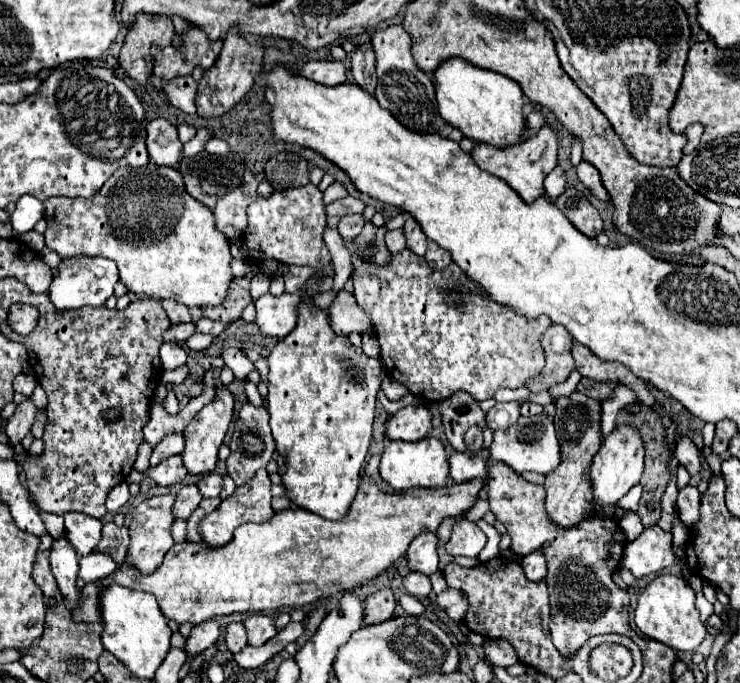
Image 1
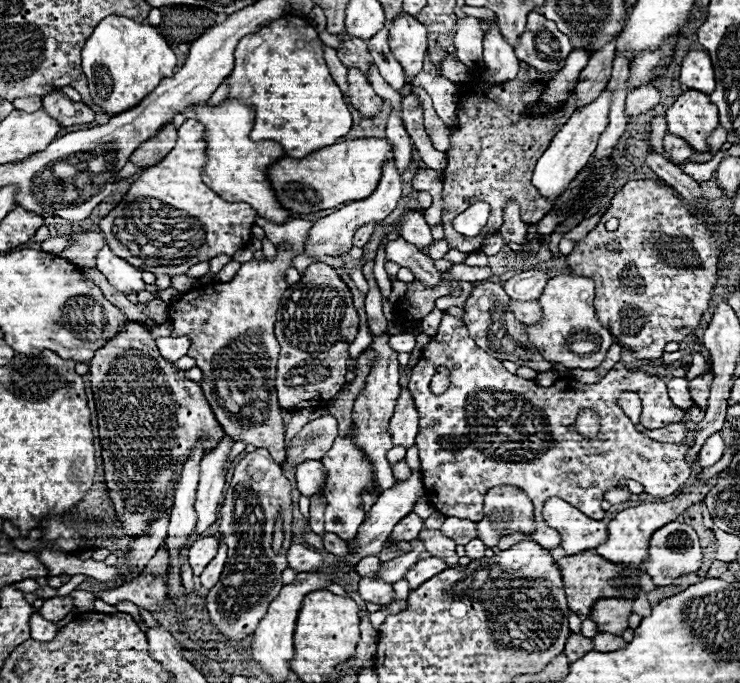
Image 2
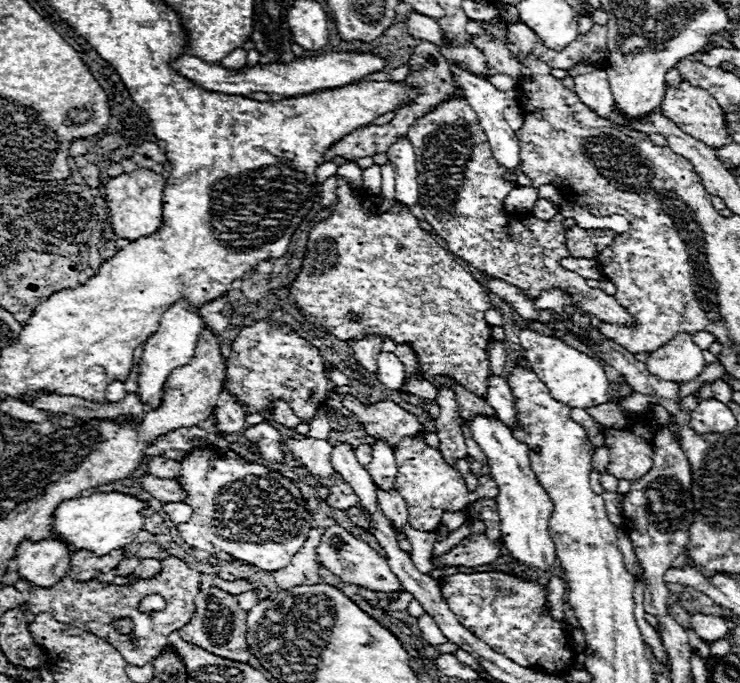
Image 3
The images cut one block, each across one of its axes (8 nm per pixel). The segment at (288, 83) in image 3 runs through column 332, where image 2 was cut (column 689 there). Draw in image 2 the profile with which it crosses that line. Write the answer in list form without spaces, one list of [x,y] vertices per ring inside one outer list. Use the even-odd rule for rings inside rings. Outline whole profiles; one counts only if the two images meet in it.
[[[700,50],[688,52],[682,60],[680,82],[690,90],[712,94],[714,92],[714,68],[712,68],[710,56]]]

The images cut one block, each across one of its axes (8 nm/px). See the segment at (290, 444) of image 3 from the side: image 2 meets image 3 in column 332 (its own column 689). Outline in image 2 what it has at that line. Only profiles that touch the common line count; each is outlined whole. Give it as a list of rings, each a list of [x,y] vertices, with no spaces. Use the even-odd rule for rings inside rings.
[[[444,314],[438,334],[432,336],[430,344],[424,348],[420,362],[412,368],[410,384],[414,406],[420,414],[420,430],[416,436],[416,448],[422,460],[422,478],[428,500],[434,508],[444,516],[456,516],[472,522],[482,520],[482,504],[484,496],[494,486],[516,486],[522,488],[532,504],[536,516],[536,532],[530,534],[530,540],[536,540],[540,546],[552,550],[560,546],[560,534],[550,528],[542,516],[542,506],[550,498],[562,498],[570,506],[578,508],[586,516],[600,520],[604,518],[600,502],[606,490],[620,484],[620,480],[636,480],[644,486],[646,494],[652,496],[668,496],[676,492],[688,478],[690,468],[684,462],[688,446],[678,444],[662,444],[650,440],[646,434],[638,432],[630,418],[618,408],[618,396],[622,392],[638,392],[642,400],[642,416],[640,424],[646,428],[662,428],[684,418],[684,410],[676,408],[666,392],[666,384],[658,376],[650,376],[646,372],[630,372],[622,364],[616,364],[600,382],[596,384],[582,384],[572,378],[556,380],[554,386],[544,388],[538,386],[534,380],[518,378],[504,370],[502,362],[492,358],[488,352],[480,350],[476,342],[468,336],[464,322],[460,318],[452,318]],[[444,366],[450,372],[450,386],[444,394],[430,392],[430,378],[436,370]],[[582,408],[592,408],[600,414],[600,432],[596,438],[588,440],[580,436],[574,428],[576,416]]]

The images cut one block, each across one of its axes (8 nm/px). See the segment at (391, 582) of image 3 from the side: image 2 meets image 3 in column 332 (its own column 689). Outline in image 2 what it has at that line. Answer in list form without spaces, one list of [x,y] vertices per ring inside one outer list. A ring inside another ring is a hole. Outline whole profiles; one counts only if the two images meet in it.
[[[670,522],[664,528],[656,530],[650,538],[650,558],[644,562],[644,570],[652,576],[656,586],[668,586],[672,584],[674,578],[698,572],[702,566],[702,552],[700,552],[700,542],[698,534],[682,522]]]

